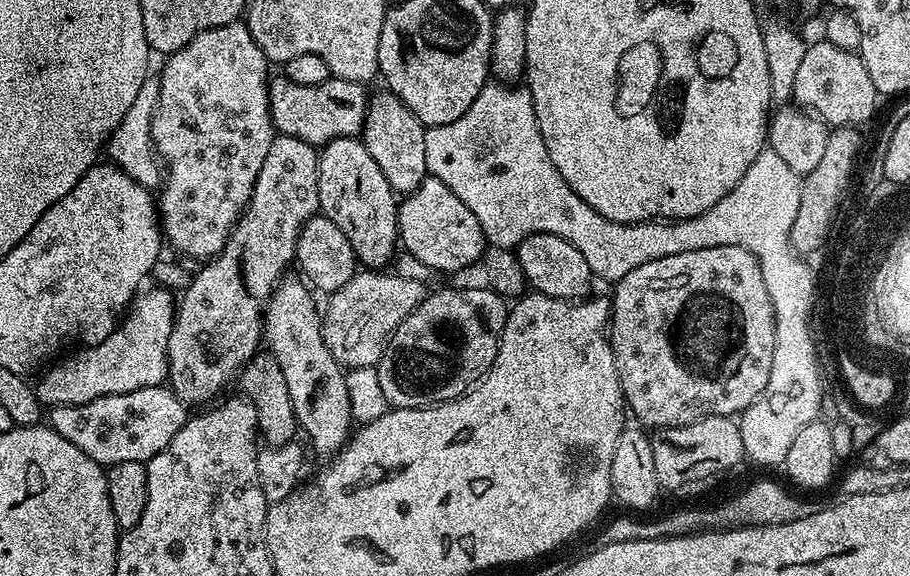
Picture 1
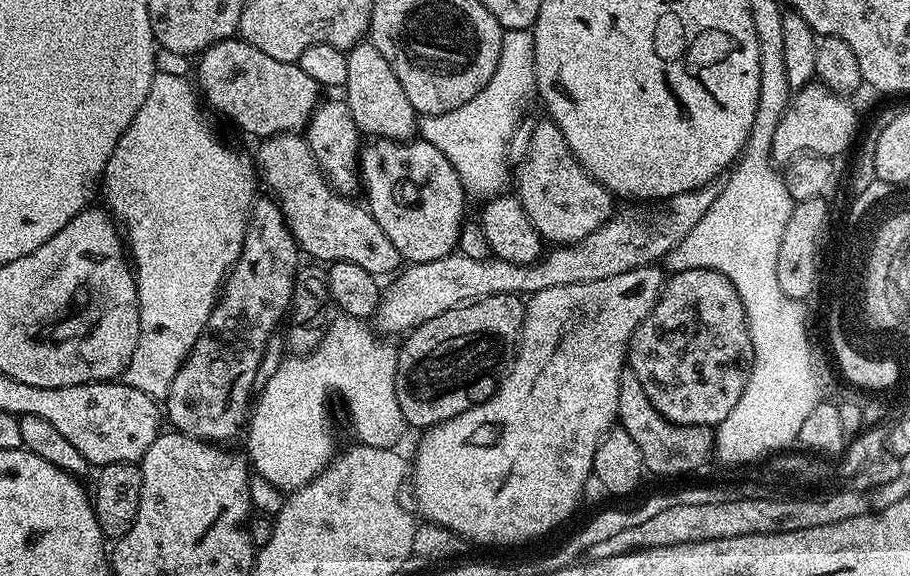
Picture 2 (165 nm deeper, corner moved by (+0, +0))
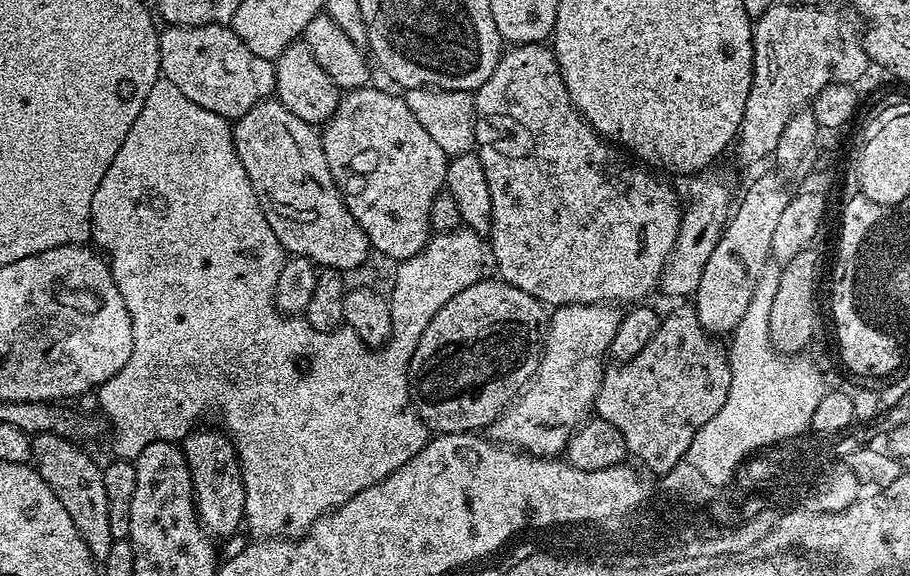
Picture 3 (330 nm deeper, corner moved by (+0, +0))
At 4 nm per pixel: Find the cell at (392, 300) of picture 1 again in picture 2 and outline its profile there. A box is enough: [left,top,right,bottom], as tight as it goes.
[374,182,721,334]

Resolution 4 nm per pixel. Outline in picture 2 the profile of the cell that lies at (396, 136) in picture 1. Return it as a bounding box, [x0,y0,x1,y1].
[342,42,418,141]

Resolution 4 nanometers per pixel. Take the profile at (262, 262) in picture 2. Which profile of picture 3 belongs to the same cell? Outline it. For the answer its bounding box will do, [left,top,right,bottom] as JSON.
[182,428,246,538]

